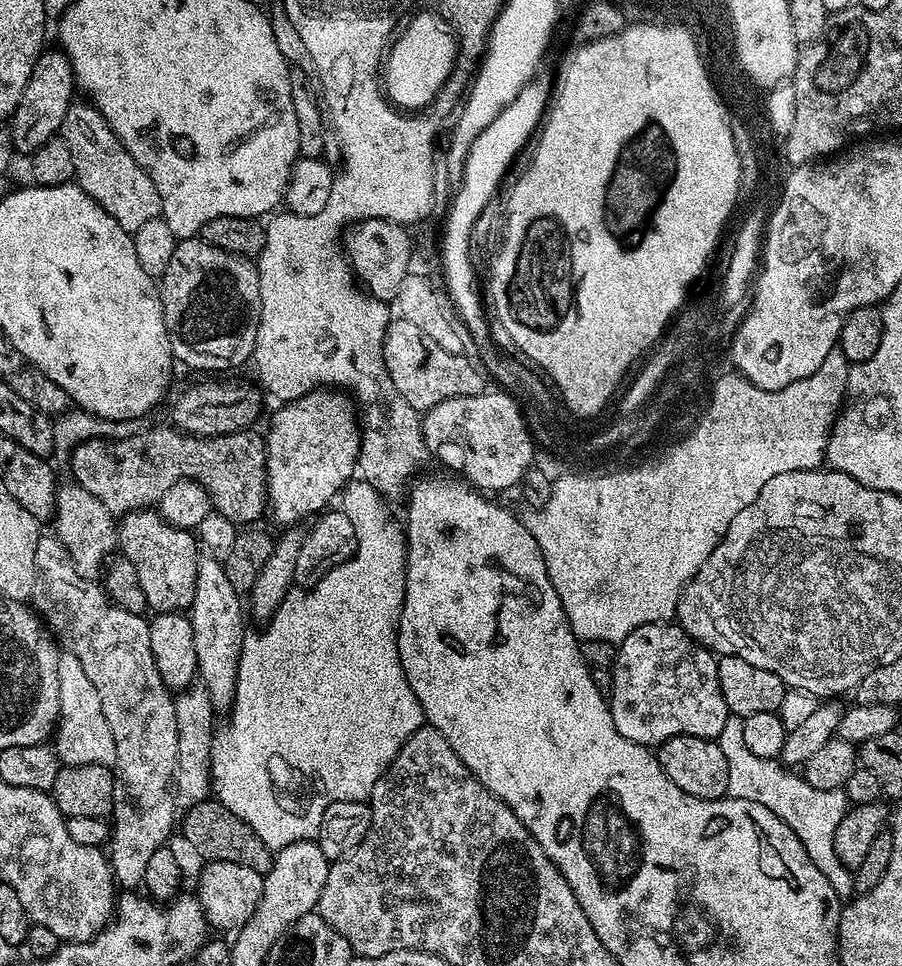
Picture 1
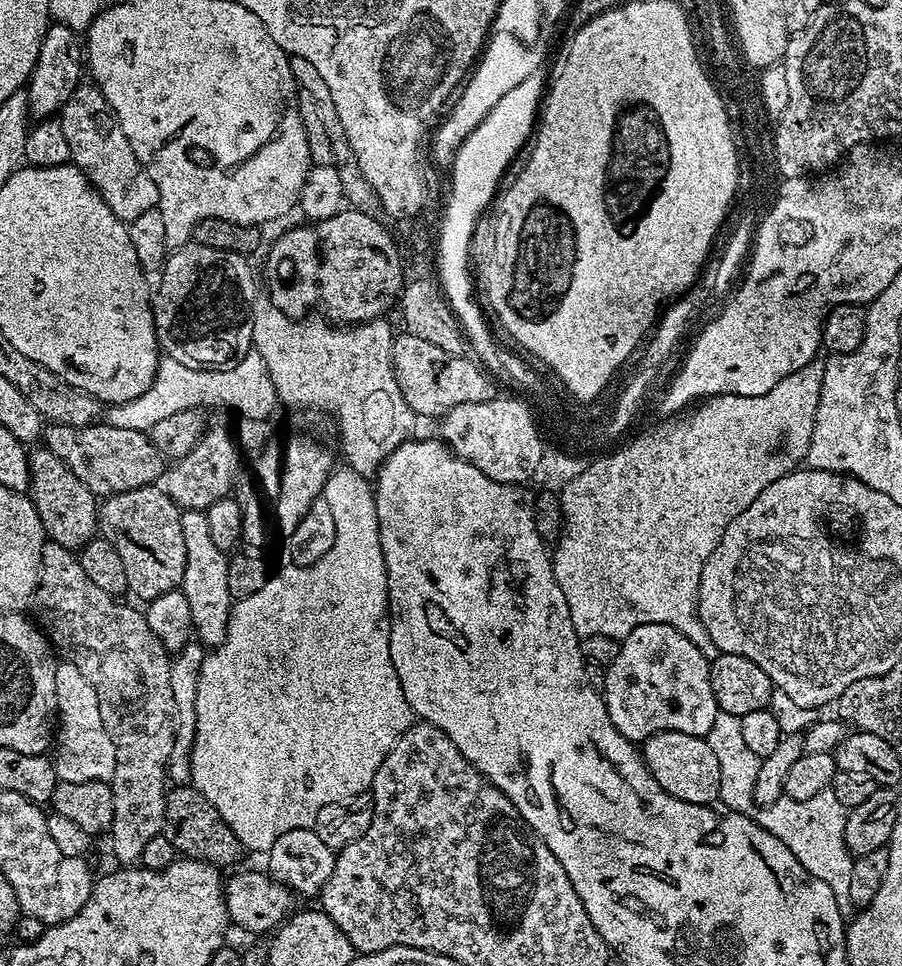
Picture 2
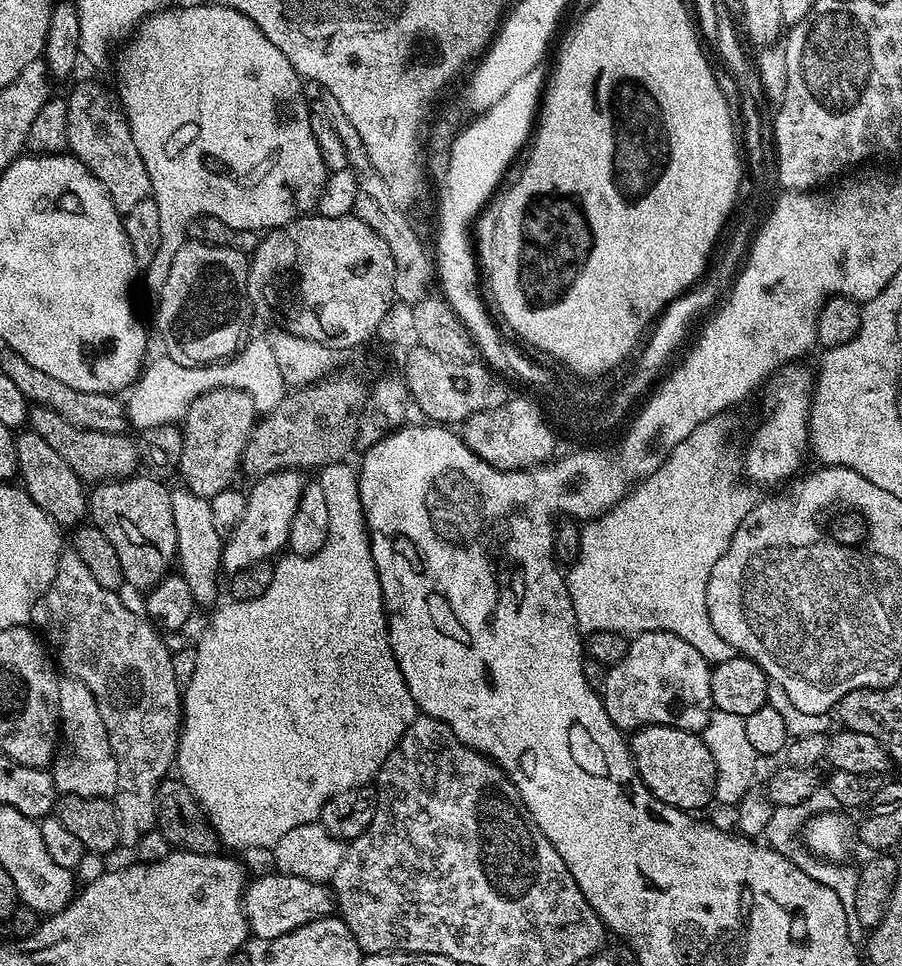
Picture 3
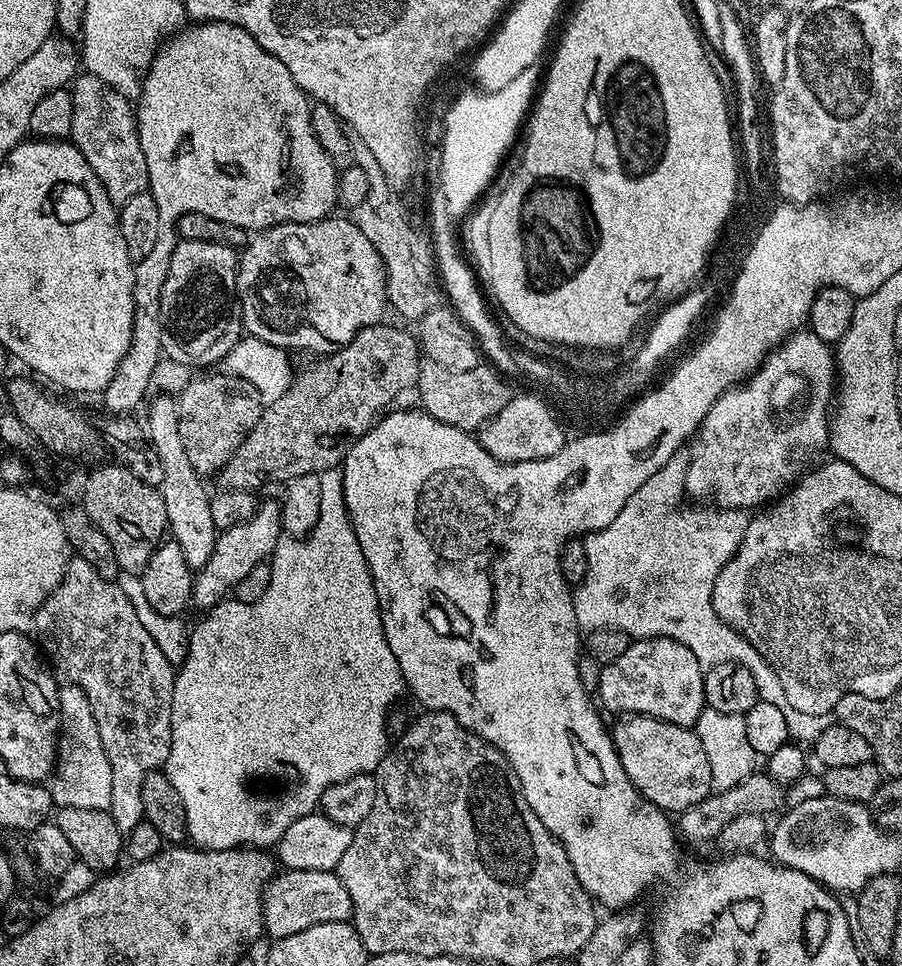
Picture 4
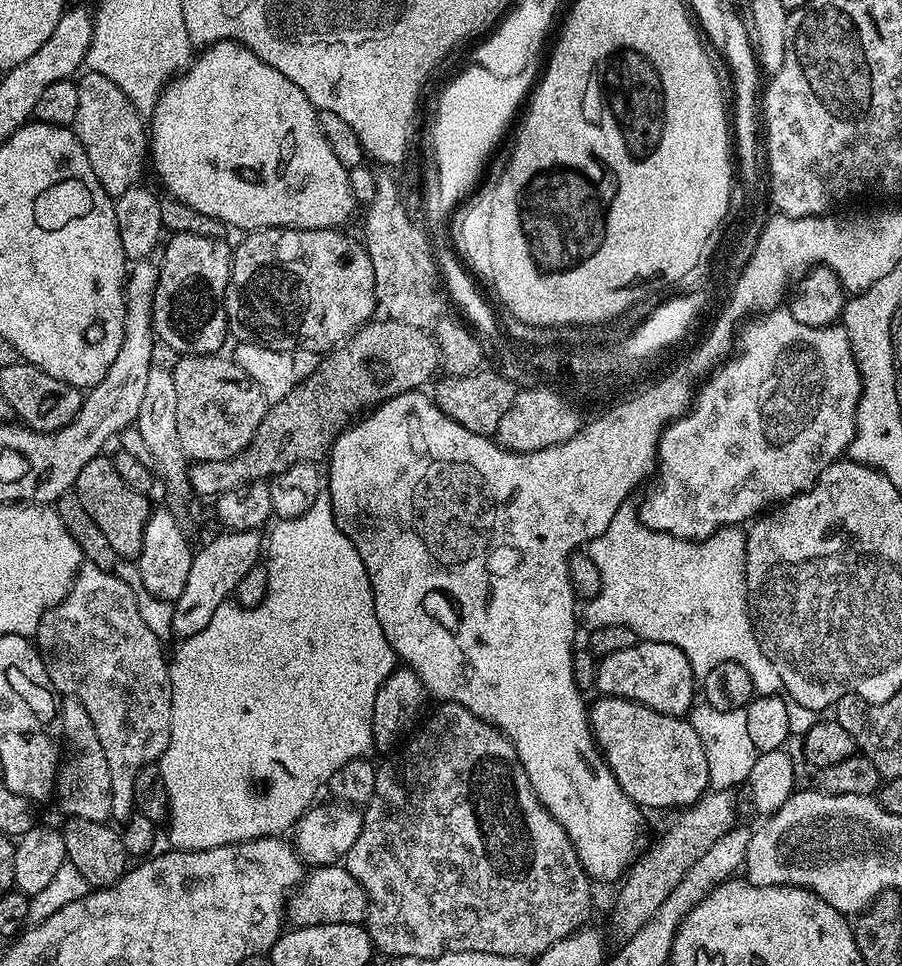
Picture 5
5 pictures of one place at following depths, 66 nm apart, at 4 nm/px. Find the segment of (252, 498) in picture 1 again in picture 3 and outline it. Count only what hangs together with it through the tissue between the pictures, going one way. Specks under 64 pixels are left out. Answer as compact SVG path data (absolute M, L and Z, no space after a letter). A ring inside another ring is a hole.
M36 406L31 409L30 426L35 432L42 434L42 438L57 454L62 454L62 458L66 458L70 470L74 470L74 474L78 474L80 479L85 482L103 482L109 478L131 476L137 471L142 460L138 444L136 448L130 435L102 433L79 428L71 425L48 407Z

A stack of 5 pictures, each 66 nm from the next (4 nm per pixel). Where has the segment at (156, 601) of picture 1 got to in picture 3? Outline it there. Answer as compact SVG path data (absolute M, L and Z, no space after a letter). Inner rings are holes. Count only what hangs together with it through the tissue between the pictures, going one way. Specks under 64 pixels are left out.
M133 474L123 478L109 478L95 485L96 489L91 489L88 497L88 516L91 523L96 525L102 534L106 534L106 539L110 541L110 546L114 546L114 551L118 553L118 562L122 562L124 571L124 582L130 583L141 590L153 588L159 580L173 571L176 559L176 531L174 530L174 510L170 506L172 497L169 485L164 485L162 481L155 480L155 475L144 474L140 476Z

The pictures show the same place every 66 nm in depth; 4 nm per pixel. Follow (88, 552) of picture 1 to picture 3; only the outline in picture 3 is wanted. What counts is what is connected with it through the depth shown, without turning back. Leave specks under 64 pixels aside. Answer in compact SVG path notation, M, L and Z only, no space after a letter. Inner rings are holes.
M31 426L15 433L16 453L18 454L18 472L24 481L22 487L41 510L61 529L72 530L88 516L88 497L85 481L57 454Z

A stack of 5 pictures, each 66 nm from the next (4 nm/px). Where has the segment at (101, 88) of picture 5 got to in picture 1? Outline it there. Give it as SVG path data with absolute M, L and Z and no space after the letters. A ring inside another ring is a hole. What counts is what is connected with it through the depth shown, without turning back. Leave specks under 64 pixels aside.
M74 102L70 110L66 110L66 118L62 118L59 139L70 146L70 158L74 158L76 171L75 183L80 185L122 230L133 233L145 222L157 219L161 215L160 195L146 170L134 162L134 158L122 146L122 142L114 134L114 130L106 122L104 115L90 102Z

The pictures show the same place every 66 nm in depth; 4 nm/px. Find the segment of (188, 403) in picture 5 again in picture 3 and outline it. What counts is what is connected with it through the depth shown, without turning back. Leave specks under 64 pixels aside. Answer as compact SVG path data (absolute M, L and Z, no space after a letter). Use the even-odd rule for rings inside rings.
M214 389L189 406L182 419L184 441L178 459L183 487L194 494L211 498L233 487L232 480L242 468L244 447L258 423L258 413L250 394L240 389Z

